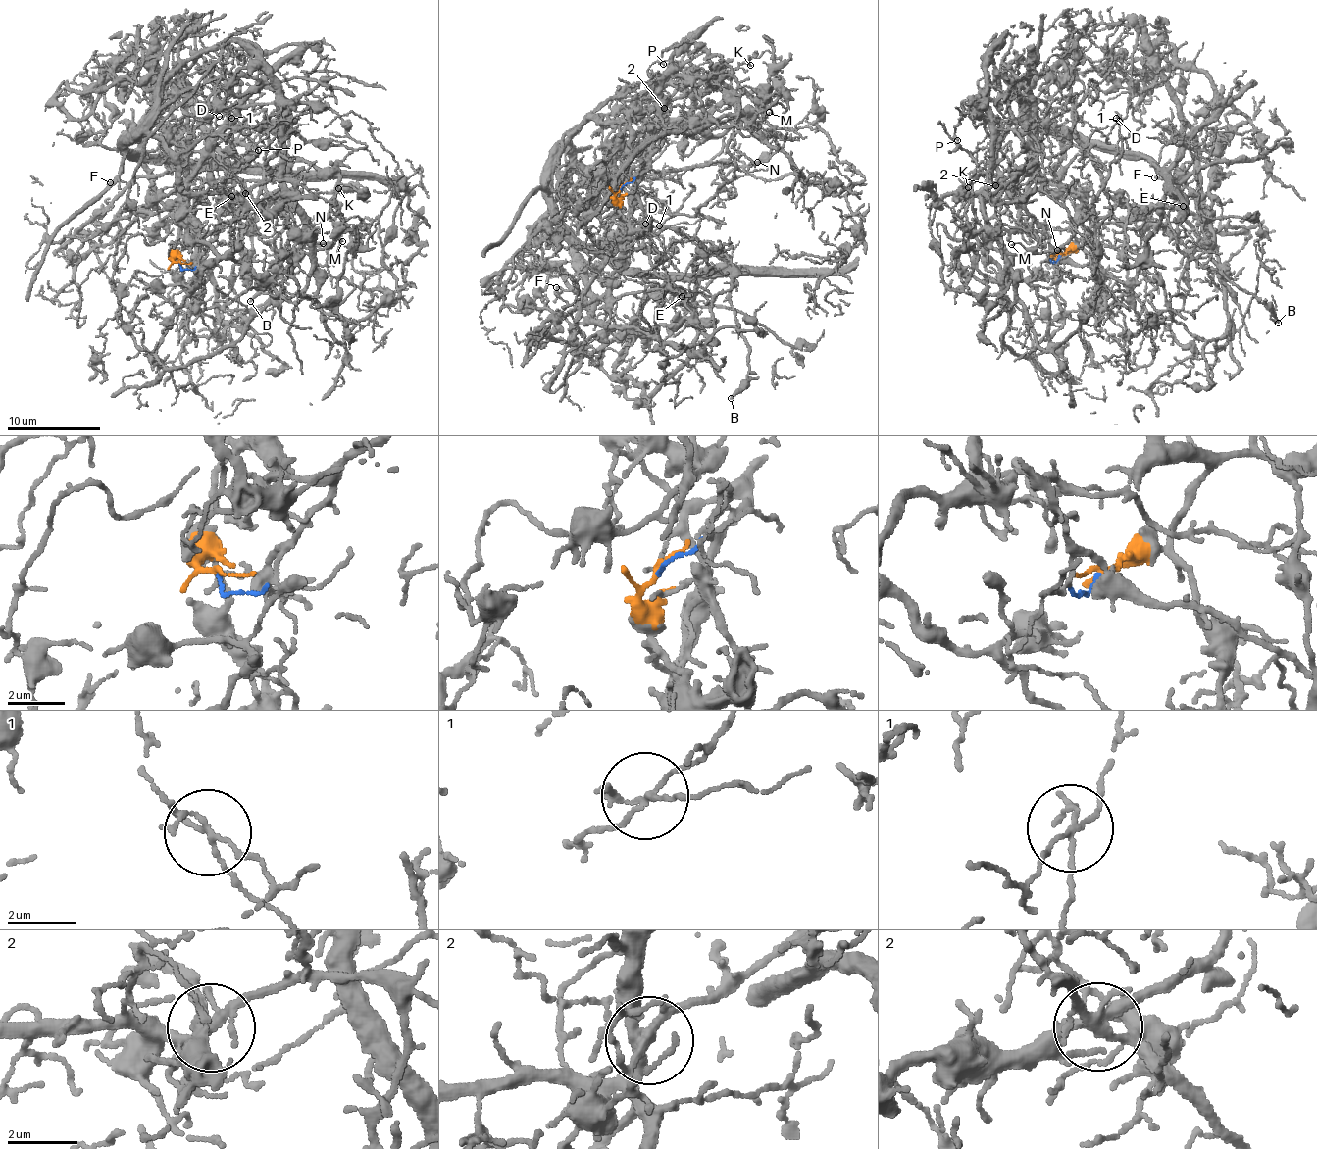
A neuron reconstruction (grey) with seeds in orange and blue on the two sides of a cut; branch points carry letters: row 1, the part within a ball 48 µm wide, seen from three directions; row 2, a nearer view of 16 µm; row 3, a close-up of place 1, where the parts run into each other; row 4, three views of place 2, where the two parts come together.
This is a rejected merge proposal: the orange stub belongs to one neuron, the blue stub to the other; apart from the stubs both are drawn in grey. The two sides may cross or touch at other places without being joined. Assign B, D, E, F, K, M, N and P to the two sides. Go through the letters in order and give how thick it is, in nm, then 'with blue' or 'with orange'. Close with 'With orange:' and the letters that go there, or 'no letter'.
B: 190 nm | with blue
D: 110 nm | with orange
E: 70 nm | with blue
F: 160 nm | with blue
K: 130 nm | with blue
M: 50 nm | with orange
N: 120 nm | with orange
P: 180 nm | with blue
With orange: D, M, N

